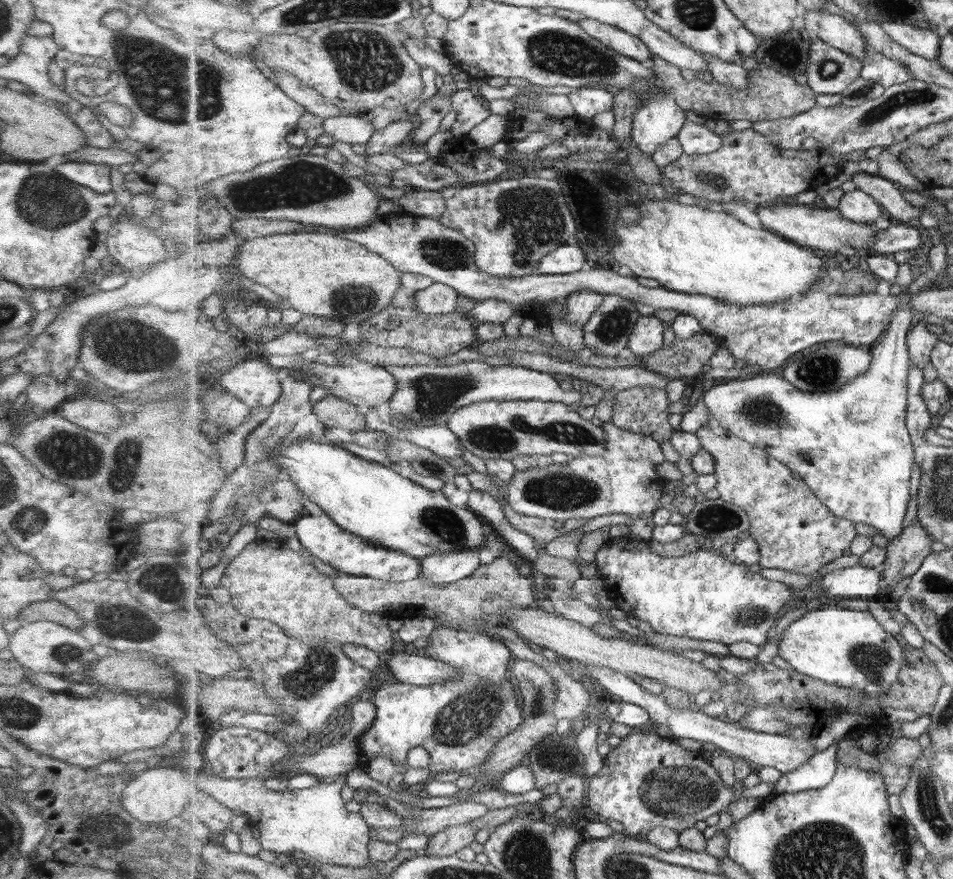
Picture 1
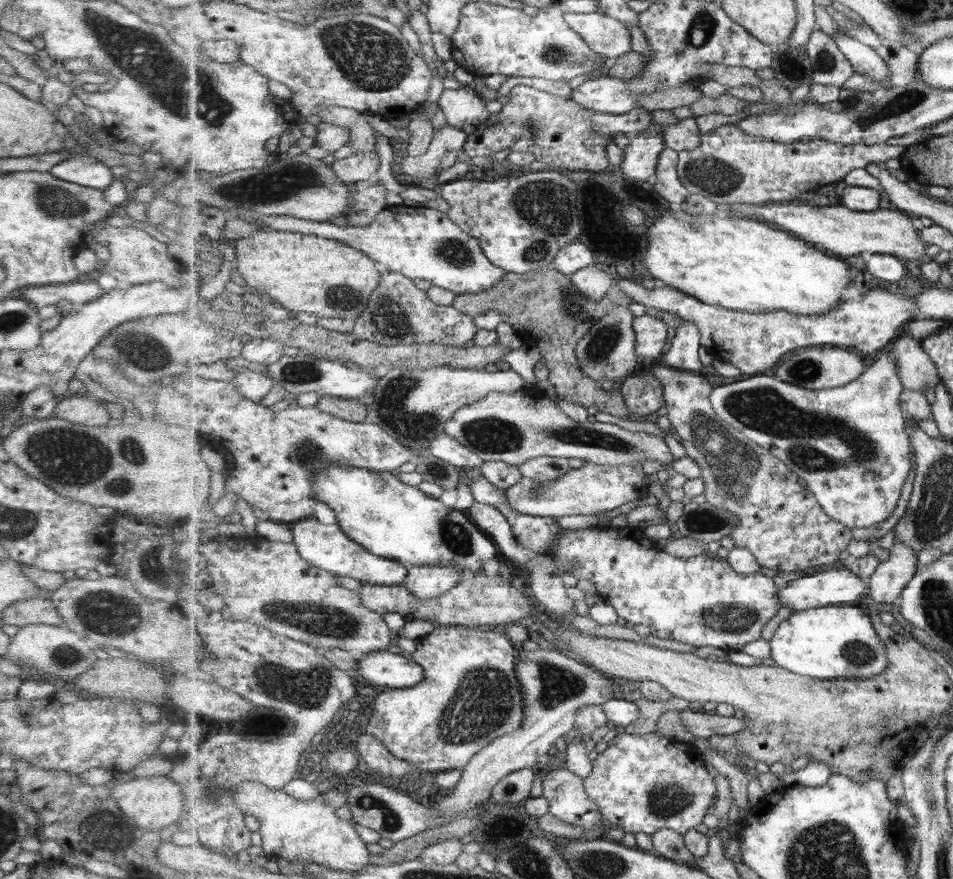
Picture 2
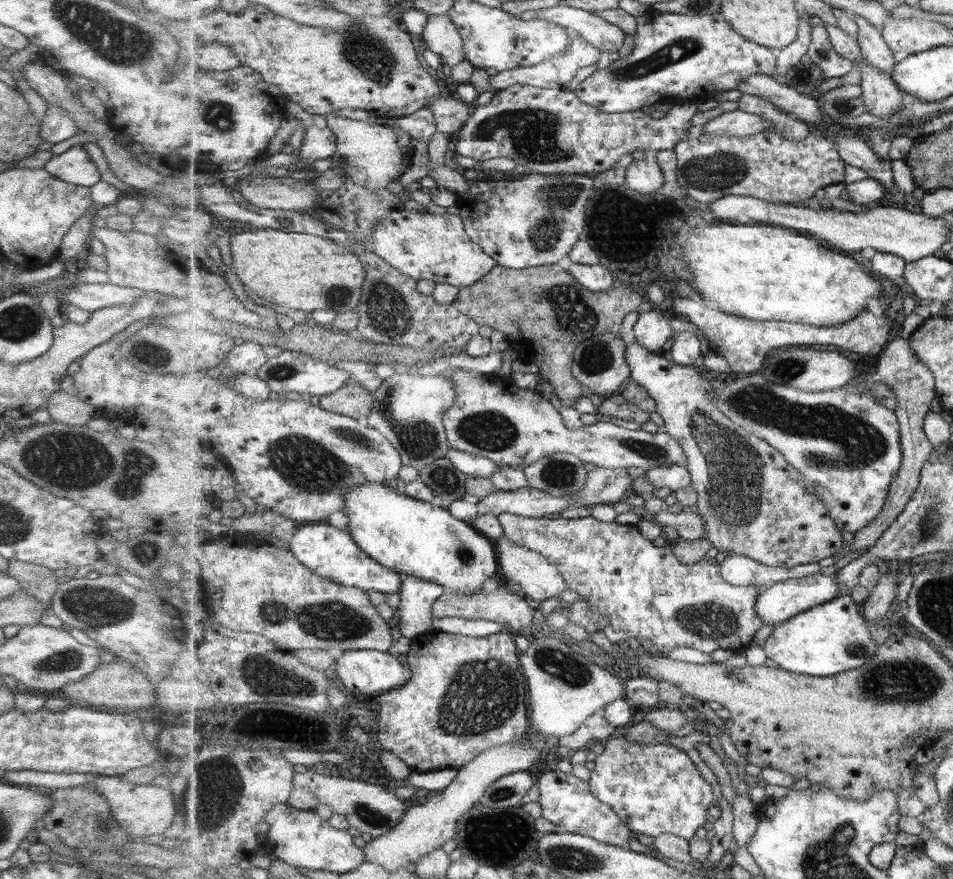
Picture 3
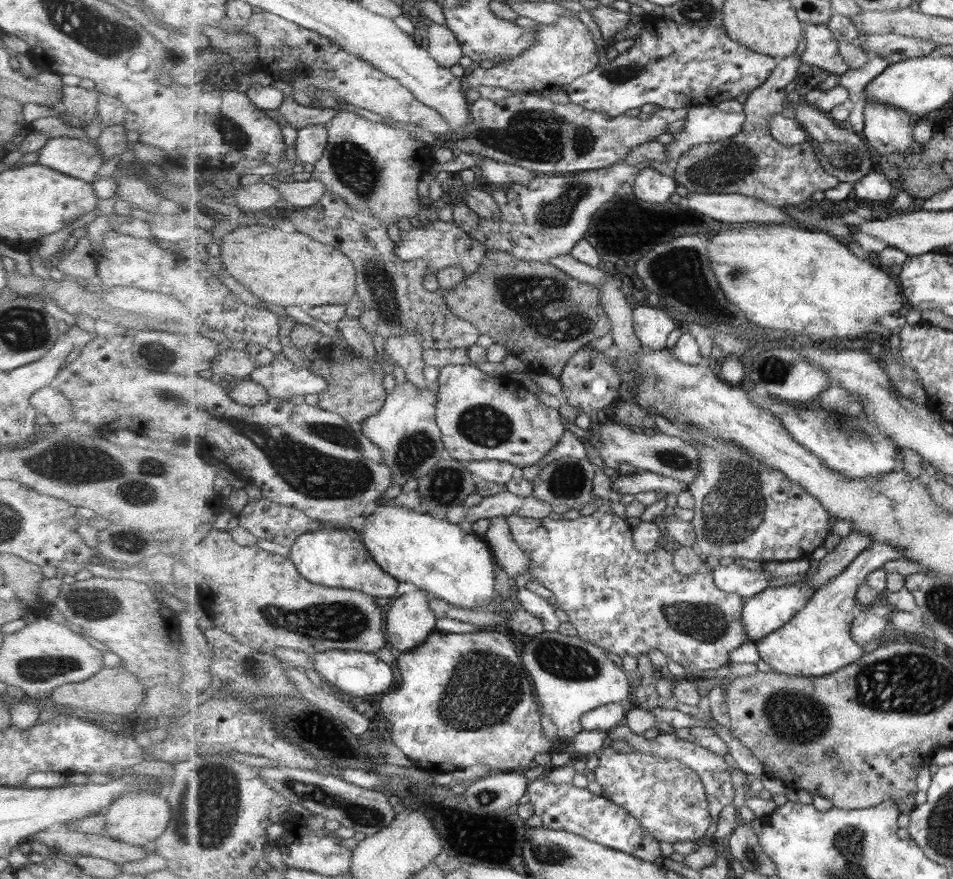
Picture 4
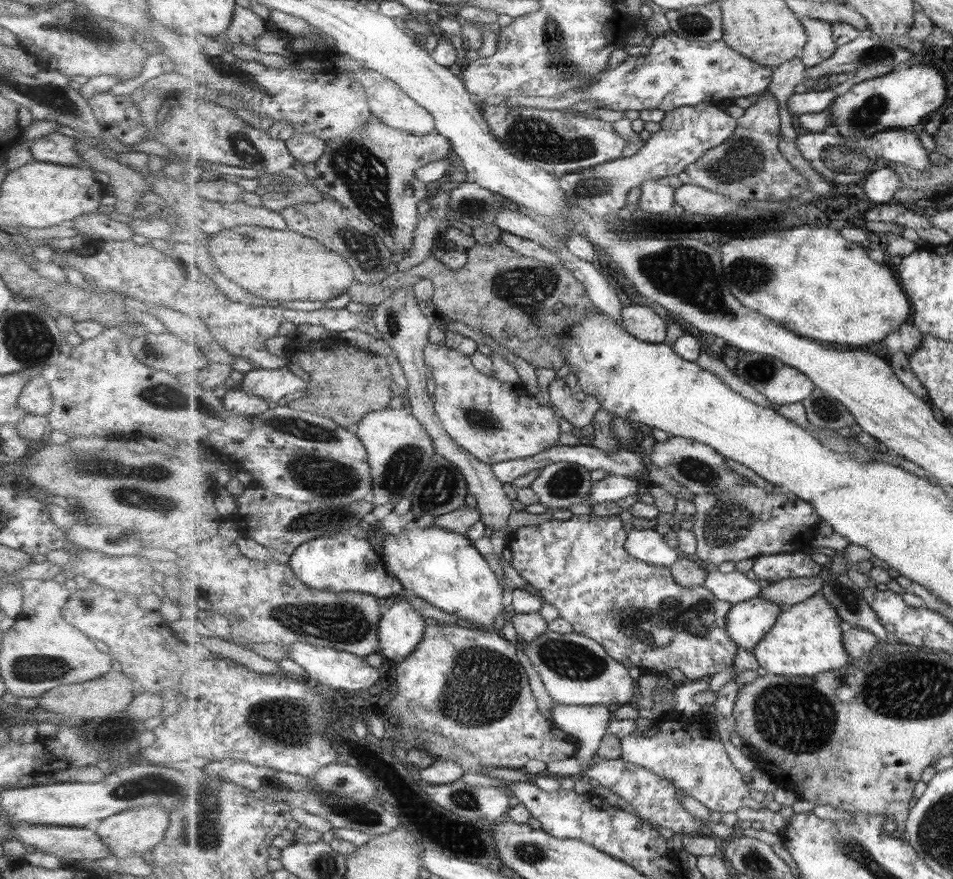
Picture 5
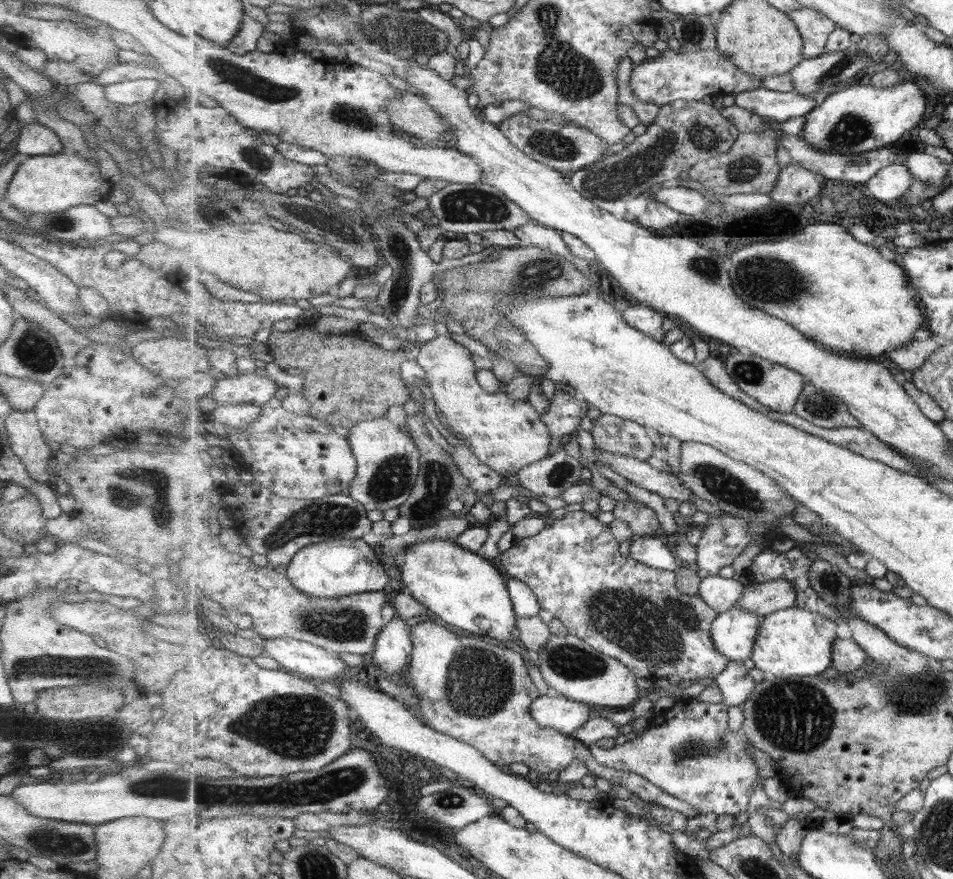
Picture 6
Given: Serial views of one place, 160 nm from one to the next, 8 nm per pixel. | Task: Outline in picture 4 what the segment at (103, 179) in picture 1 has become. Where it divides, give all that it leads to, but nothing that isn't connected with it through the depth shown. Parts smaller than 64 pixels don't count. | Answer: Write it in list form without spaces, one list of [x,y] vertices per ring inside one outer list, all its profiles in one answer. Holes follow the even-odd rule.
[[[57,137],[47,139],[38,150],[36,163],[67,176],[91,183],[105,162],[99,149],[88,140]]]

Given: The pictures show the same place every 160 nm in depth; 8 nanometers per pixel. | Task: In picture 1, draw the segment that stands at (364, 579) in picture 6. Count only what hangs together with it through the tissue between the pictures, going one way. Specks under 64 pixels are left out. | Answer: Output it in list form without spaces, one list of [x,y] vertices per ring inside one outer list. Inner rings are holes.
[[[326,513],[317,517],[306,514],[294,526],[298,540],[312,556],[343,573],[397,582],[415,580],[423,574],[423,558],[413,558],[404,552],[373,544],[347,532]]]

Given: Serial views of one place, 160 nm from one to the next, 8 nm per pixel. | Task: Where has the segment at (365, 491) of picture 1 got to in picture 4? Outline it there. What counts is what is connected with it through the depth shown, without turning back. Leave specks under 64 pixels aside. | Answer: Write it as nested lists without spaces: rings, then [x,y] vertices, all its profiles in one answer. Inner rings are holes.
[[[390,501],[376,505],[377,509],[365,517],[364,528],[361,530],[362,541],[372,552],[377,564],[397,577],[401,582],[411,582],[417,589],[426,590],[428,594],[455,604],[459,608],[479,608],[489,606],[497,599],[495,591],[495,564],[490,545],[480,535],[473,532],[466,534],[455,522],[435,518],[422,509],[409,511],[411,508],[399,507]]]

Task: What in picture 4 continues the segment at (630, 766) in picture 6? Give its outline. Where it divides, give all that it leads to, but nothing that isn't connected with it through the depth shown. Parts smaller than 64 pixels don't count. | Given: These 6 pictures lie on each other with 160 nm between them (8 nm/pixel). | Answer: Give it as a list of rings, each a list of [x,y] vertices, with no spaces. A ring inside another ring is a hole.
[[[626,724],[613,728],[609,731],[609,736],[611,740],[624,740],[628,742],[634,748],[634,752],[641,752],[647,755],[653,753],[655,757],[661,757],[661,759],[677,759],[677,761],[681,761],[681,763],[693,769],[701,778],[703,785],[705,785],[713,818],[718,818],[725,806],[733,804],[737,792],[735,792],[735,786],[733,786],[732,770],[729,768],[729,764],[725,762],[723,756],[715,754],[711,749],[705,748],[699,743],[679,738],[676,734],[660,733],[654,739],[647,739],[643,735],[633,732]]]

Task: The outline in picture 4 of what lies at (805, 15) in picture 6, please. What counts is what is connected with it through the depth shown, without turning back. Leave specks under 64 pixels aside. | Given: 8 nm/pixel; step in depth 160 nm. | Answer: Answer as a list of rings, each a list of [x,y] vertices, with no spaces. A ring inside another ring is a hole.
[[[827,24],[805,25],[804,45],[800,59],[837,74],[839,78],[850,69],[840,51],[840,42]]]

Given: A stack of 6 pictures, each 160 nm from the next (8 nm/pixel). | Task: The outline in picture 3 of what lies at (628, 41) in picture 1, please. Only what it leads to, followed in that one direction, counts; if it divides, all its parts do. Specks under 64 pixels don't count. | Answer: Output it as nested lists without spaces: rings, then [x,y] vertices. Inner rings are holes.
[[[557,4],[538,9],[534,18],[548,20],[567,28],[603,52],[619,50],[626,39],[626,32],[620,26],[603,20],[595,12],[572,6]]]

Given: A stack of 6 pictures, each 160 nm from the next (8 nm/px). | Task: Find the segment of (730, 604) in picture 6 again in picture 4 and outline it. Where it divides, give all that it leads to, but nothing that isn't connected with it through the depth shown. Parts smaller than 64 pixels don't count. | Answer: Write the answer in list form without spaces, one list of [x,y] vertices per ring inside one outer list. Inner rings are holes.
[[[735,562],[731,566],[717,566],[713,570],[715,584],[727,594],[738,594],[745,599],[753,598],[756,594],[769,588],[772,576],[765,569],[751,571]]]

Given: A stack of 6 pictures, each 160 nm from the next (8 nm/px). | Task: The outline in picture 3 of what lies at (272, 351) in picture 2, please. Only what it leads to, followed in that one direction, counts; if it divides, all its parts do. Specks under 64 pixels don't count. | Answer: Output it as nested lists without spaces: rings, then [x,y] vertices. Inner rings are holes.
[[[240,339],[236,348],[231,350],[231,354],[229,354],[224,366],[235,370],[239,375],[257,375],[258,370],[267,362],[269,362],[269,359],[267,360],[261,345],[254,340]]]

